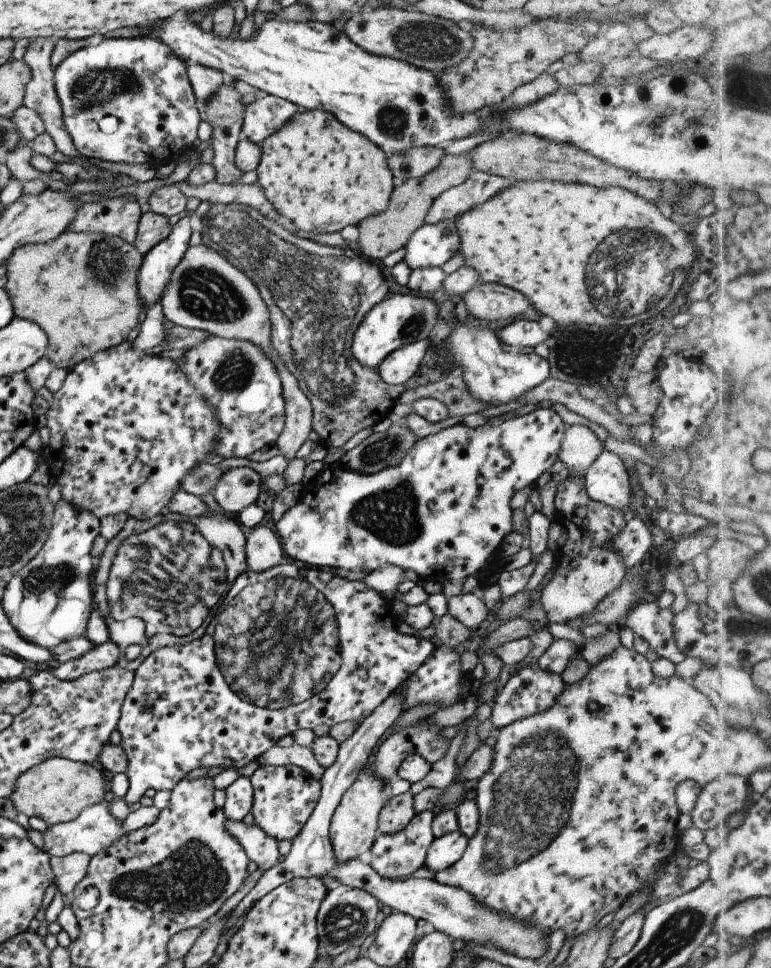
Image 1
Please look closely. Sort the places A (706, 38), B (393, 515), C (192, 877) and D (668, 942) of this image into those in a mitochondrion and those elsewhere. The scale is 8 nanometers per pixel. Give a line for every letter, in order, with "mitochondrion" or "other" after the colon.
A: other
B: mitochondrion
C: mitochondrion
D: mitochondrion

